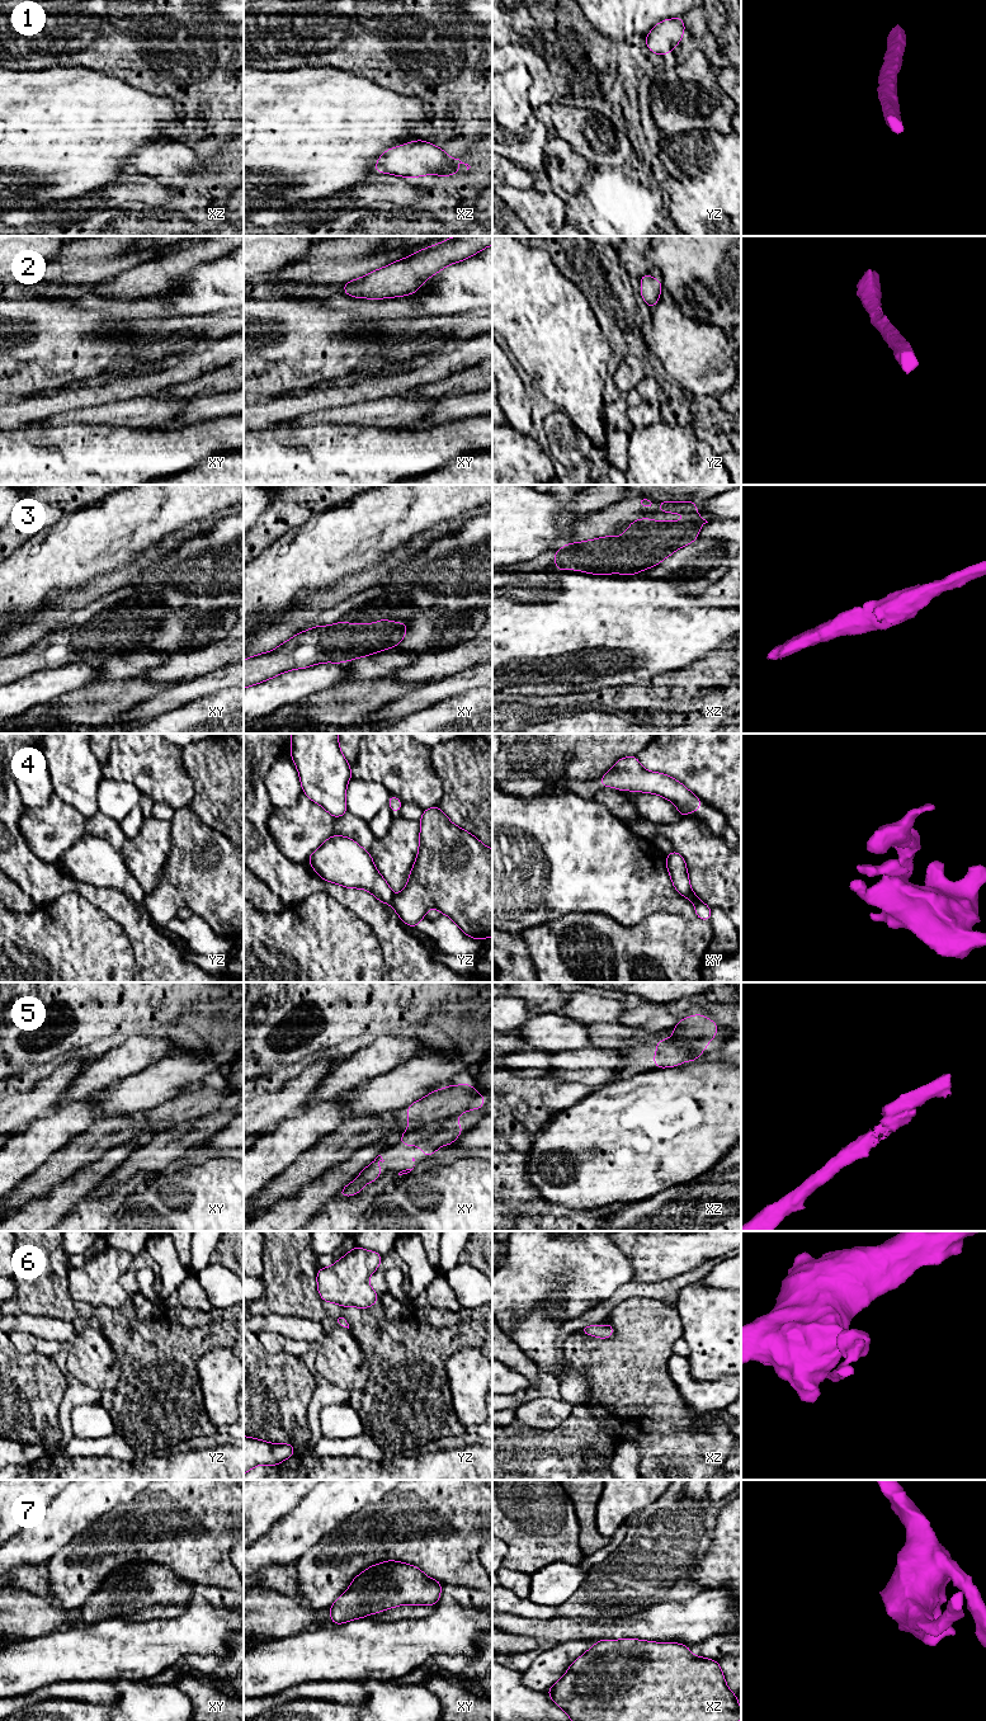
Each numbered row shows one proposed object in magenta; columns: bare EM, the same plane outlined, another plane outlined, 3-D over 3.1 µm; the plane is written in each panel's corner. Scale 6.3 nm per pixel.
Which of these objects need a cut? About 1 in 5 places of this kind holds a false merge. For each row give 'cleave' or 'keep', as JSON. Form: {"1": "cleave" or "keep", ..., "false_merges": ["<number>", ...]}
{"1": "keep", "2": "keep", "3": "keep", "4": "cleave", "5": "cleave", "6": "keep", "7": "keep", "false_merges": ["4", "5"]}

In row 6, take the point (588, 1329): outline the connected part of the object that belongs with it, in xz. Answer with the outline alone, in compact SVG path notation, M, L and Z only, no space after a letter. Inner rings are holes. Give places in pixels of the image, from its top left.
M608 1322L603 1326L585 1325L580 1331L585 1335L594 1335L595 1338L601 1338L601 1339L608 1339L614 1333L610 1322Z

